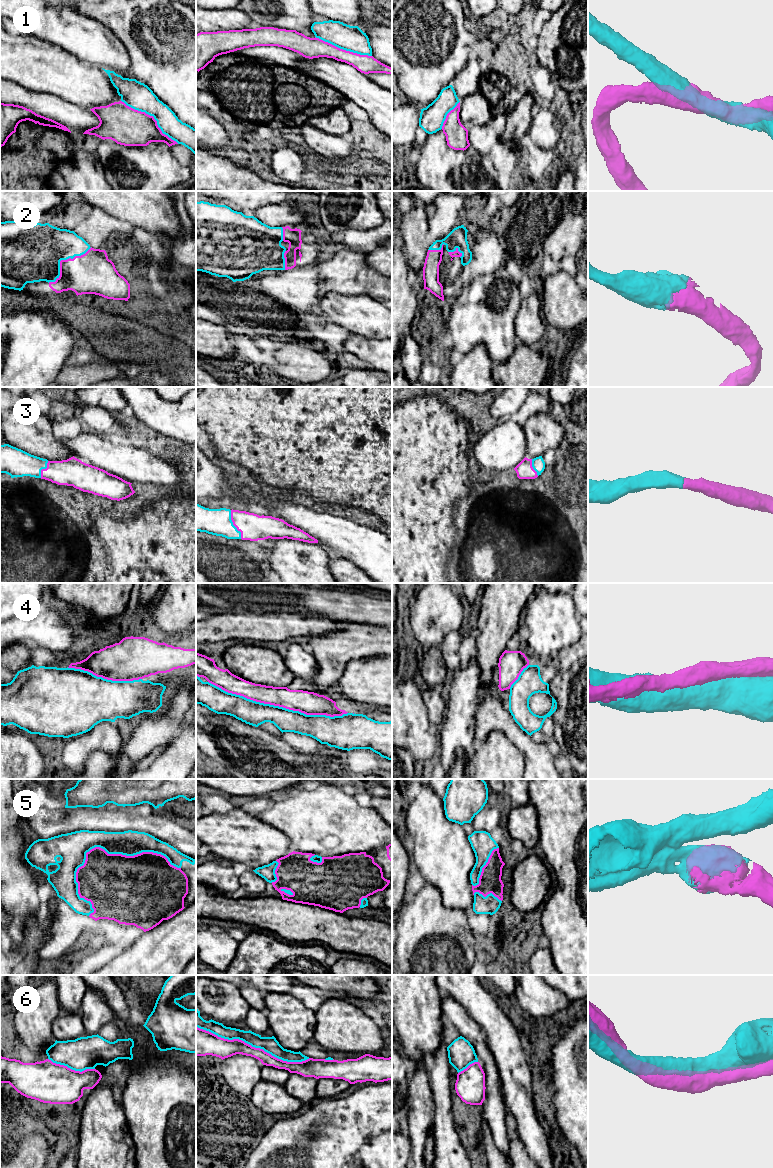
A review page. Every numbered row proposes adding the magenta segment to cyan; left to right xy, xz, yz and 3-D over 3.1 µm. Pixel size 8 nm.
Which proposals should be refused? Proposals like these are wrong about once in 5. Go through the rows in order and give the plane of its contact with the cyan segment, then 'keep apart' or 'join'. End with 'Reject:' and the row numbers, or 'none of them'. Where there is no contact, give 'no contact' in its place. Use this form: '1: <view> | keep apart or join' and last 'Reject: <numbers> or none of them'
1: xy | join
2: xy | join
3: xz | join
4: xz | join
5: xy | join
6: xz | join
Reject: none of them

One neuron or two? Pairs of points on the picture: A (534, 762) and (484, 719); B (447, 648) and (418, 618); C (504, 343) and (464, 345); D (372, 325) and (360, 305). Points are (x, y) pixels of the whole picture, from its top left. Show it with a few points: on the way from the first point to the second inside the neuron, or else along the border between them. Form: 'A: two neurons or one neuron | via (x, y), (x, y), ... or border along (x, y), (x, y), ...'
A: one neuron | via (527, 747), (499, 719)
B: two neurons | border along (457, 630), (452, 630), (439, 645)
C: one neuron | via (494, 338), (474, 338)
D: one neuron | via (369, 320), (360, 310)

